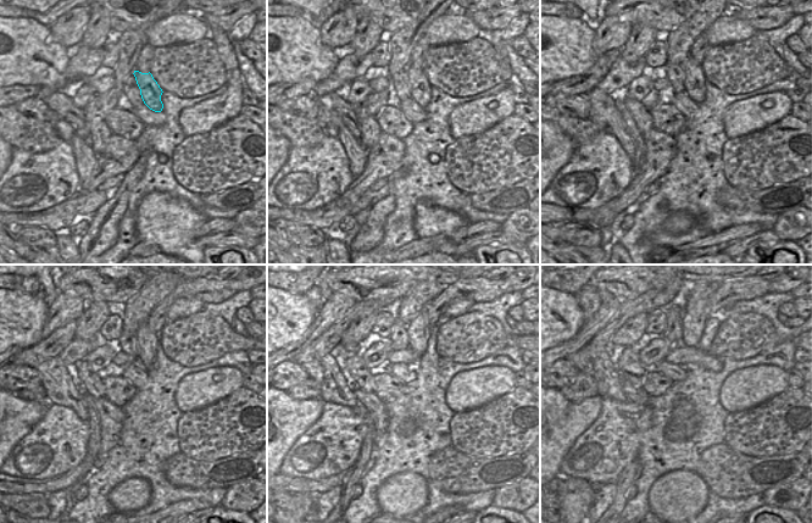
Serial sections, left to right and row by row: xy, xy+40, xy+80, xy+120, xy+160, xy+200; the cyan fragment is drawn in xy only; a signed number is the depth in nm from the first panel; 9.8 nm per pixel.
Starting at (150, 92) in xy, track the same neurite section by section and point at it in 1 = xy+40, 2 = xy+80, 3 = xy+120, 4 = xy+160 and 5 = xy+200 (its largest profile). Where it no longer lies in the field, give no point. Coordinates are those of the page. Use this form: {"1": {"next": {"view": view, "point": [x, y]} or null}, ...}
{"1": {"next": {"view": "xy+40", "point": [421, 88]}}, "2": {"next": {"view": "xy+80", "point": [695, 89]}}, "3": {"next": {"view": "xy+120", "point": [146, 340]}}, "4": {"next": {"view": "xy+160", "point": [420, 328]}}, "5": {"next": {"view": "xy+200", "point": [695, 313]}}}

